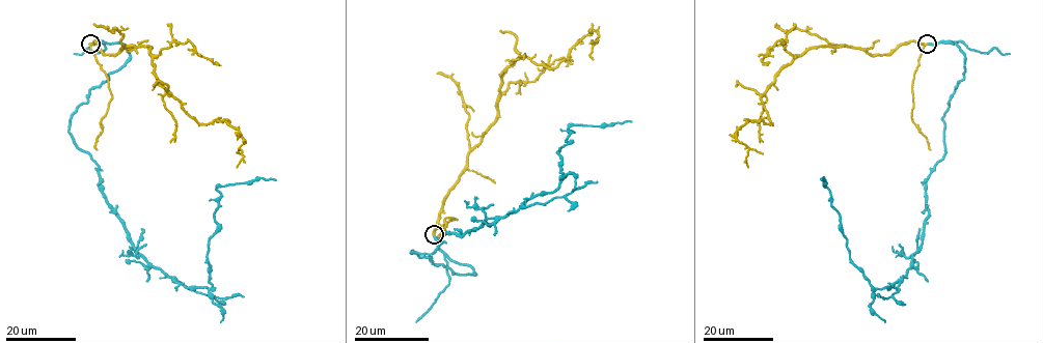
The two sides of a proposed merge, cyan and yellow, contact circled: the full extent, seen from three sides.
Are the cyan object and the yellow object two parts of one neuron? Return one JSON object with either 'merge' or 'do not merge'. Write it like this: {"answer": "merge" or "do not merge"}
{"answer": "merge"}

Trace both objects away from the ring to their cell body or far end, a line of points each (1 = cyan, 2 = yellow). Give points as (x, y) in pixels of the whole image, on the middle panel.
1: (434, 234), (475, 274), (411, 250), (432, 254), (445, 232), (462, 236), (551, 193), (574, 124), (631, 122)
2: (434, 234), (467, 154), (495, 120), (504, 70), (527, 57), (554, 68), (596, 31), (597, 43), (589, 44)

